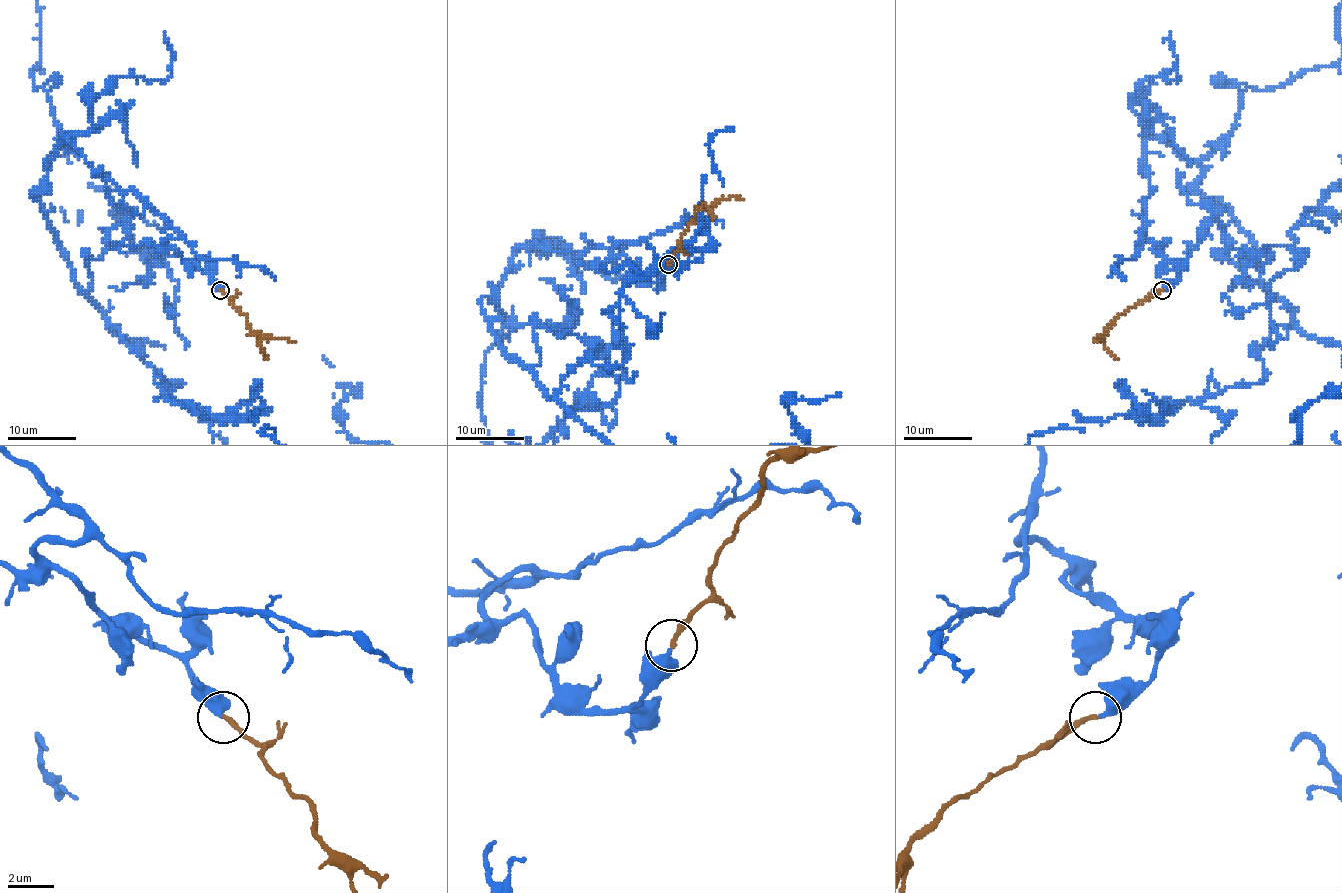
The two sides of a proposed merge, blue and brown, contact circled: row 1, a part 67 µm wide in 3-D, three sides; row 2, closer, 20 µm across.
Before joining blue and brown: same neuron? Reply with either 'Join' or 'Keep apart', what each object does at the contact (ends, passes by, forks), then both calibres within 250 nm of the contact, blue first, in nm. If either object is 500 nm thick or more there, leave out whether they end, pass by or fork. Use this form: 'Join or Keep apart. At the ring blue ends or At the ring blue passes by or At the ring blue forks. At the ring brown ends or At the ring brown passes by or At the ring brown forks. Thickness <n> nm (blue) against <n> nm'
Join. At the ring blue ends. At the ring brown ends. Thickness 360 nm (blue) against 180 nm

